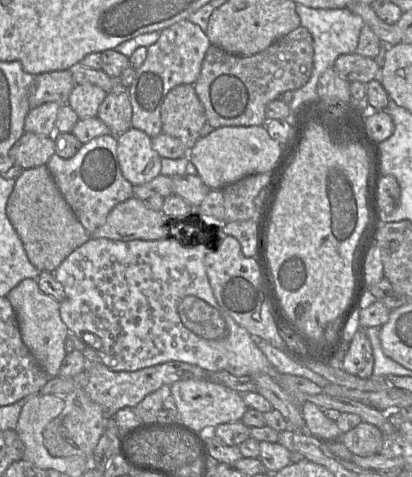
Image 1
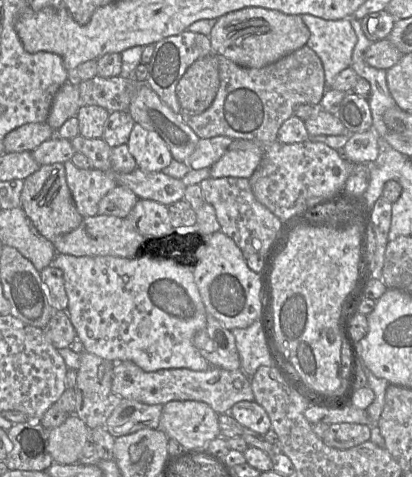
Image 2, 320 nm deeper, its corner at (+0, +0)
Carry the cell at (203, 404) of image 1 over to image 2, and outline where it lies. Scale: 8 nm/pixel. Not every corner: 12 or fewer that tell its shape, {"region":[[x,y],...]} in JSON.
{"region":[[170,401],[158,429],[192,452],[220,436],[204,402]]}

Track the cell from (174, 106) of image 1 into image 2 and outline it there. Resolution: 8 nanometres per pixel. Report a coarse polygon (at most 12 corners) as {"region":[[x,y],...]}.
{"region":[[214,54],[196,60],[176,86],[182,113],[198,115],[219,88]]}

